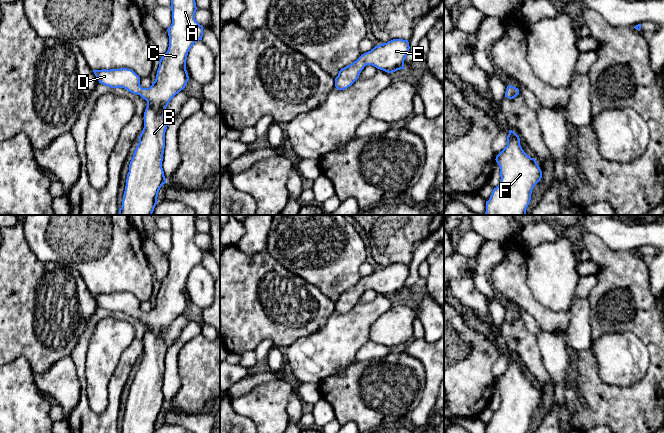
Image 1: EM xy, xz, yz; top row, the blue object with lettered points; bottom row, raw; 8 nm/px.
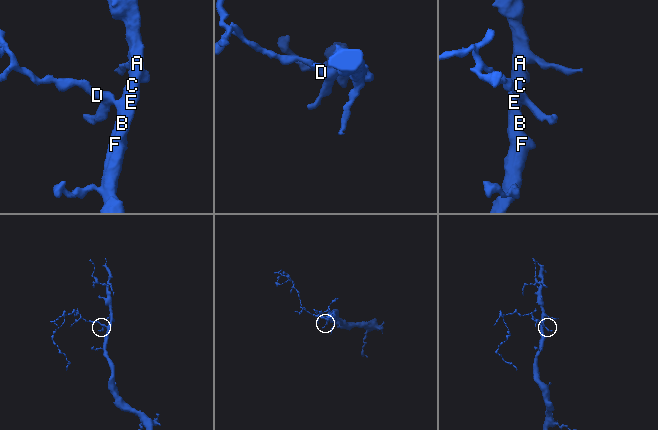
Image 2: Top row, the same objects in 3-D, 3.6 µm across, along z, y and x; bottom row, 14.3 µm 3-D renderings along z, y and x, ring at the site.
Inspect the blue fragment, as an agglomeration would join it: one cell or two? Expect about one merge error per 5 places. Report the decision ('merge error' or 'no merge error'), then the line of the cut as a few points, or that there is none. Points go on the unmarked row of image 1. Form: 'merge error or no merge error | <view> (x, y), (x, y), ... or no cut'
no merge error | no cut

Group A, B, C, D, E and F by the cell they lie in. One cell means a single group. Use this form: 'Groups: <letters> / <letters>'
Groups: A B C D E F

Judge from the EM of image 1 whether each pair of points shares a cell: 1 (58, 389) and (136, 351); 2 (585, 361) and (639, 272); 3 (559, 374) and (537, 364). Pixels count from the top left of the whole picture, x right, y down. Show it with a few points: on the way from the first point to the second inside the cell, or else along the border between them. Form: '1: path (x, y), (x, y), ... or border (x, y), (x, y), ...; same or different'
1: border (70, 357), (79, 383), (78, 403); different
2: path (619, 392), (653, 375), (641, 317); same
3: border (537, 345), (544, 367), (553, 383); different

